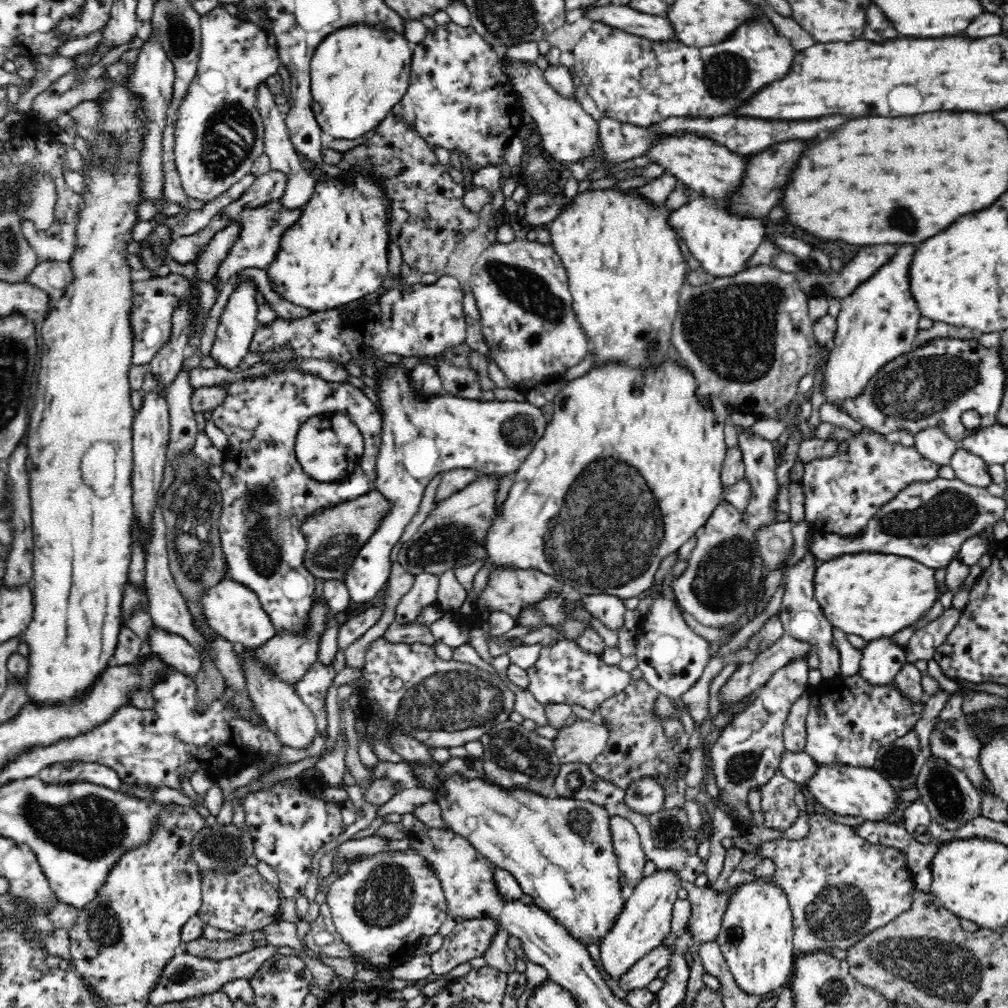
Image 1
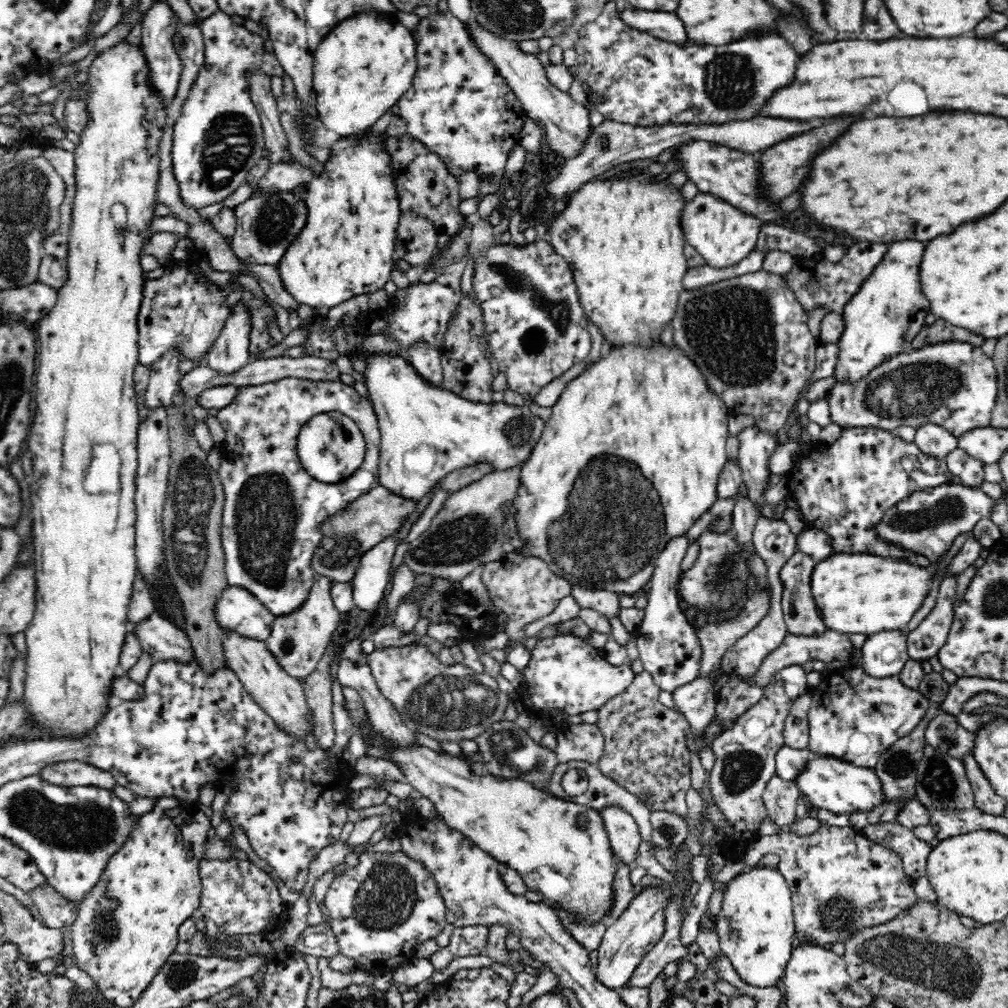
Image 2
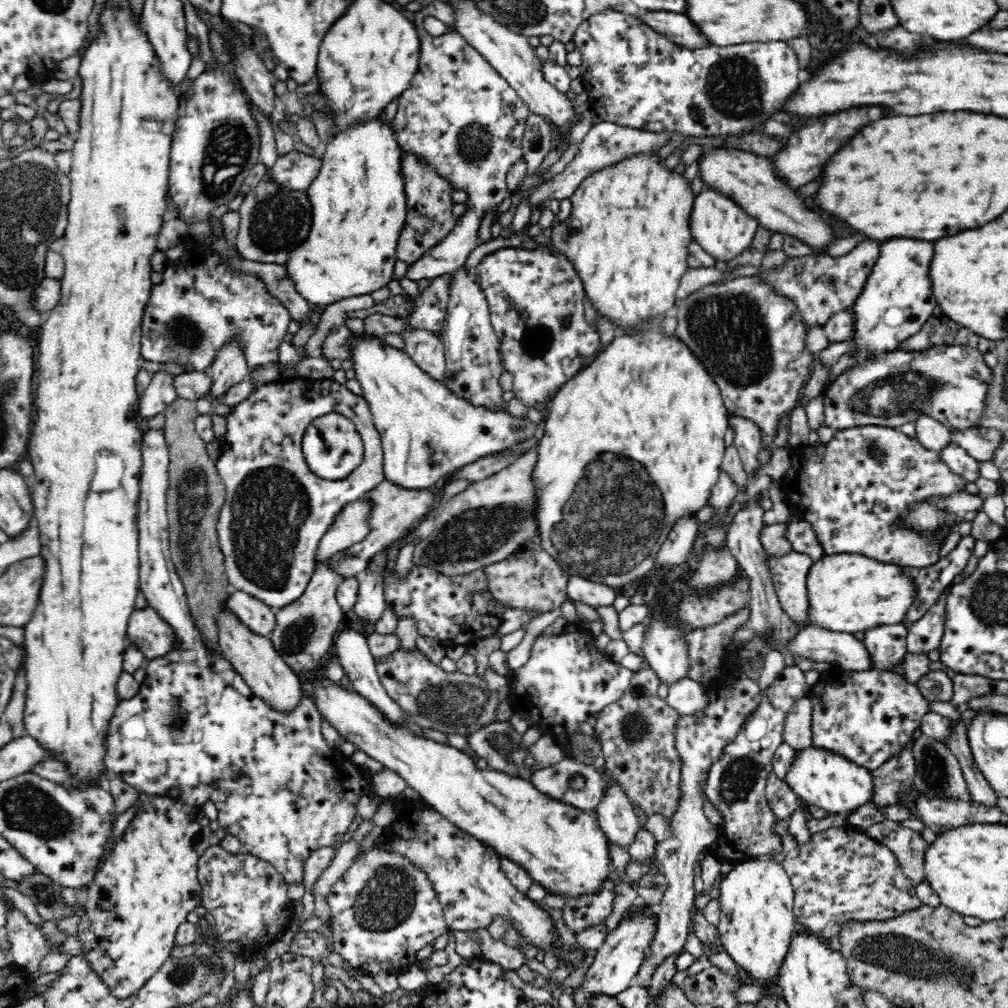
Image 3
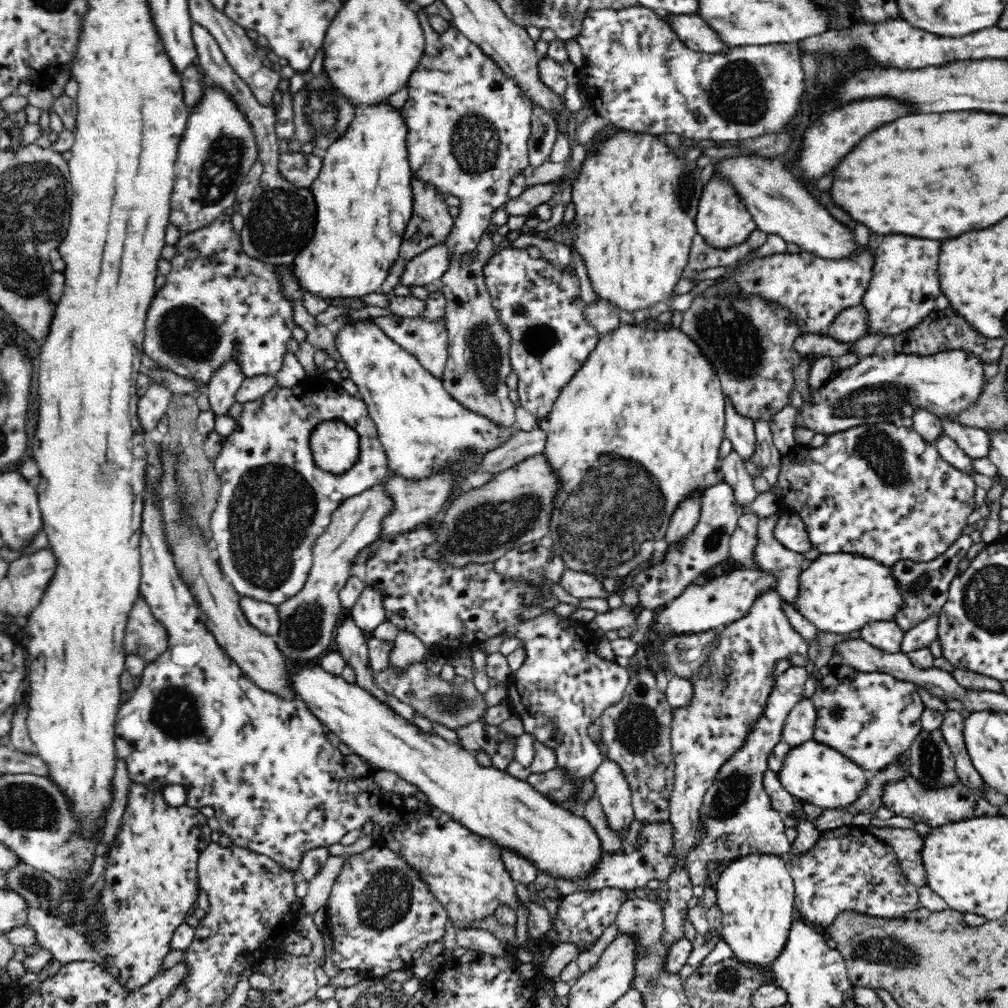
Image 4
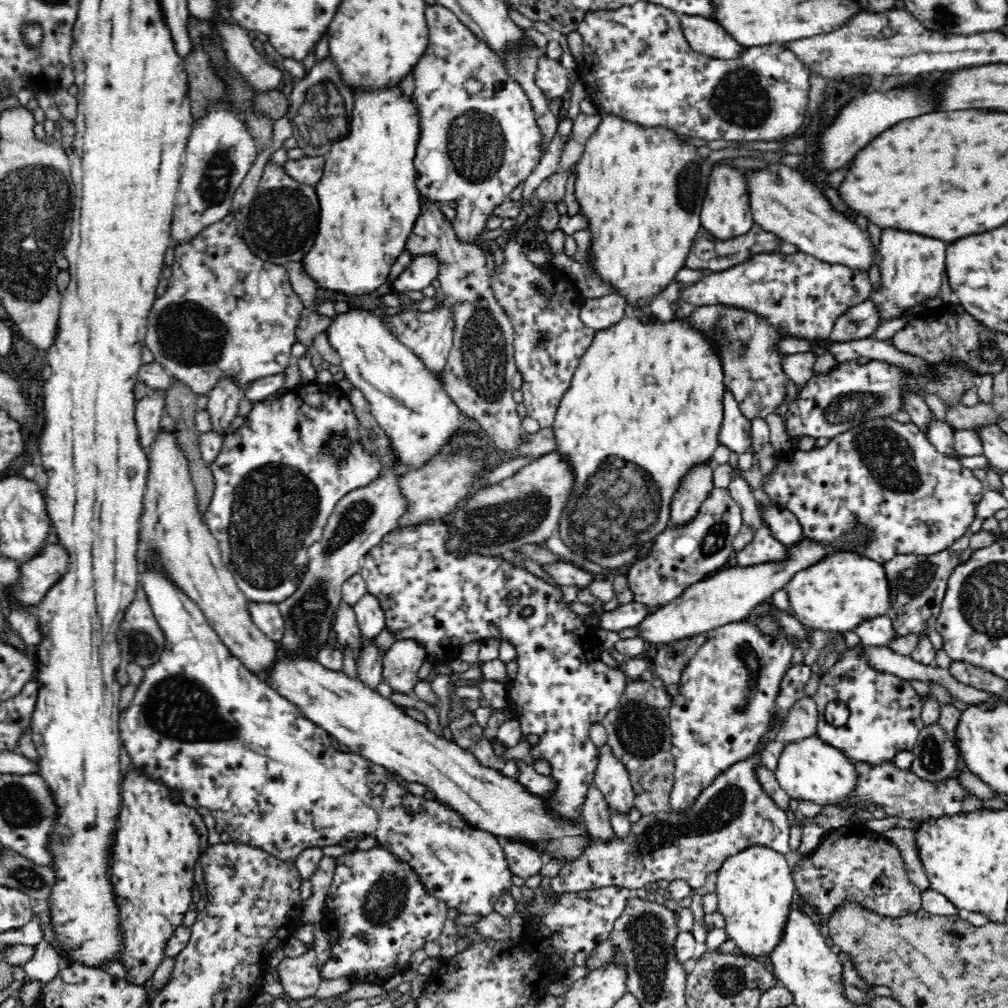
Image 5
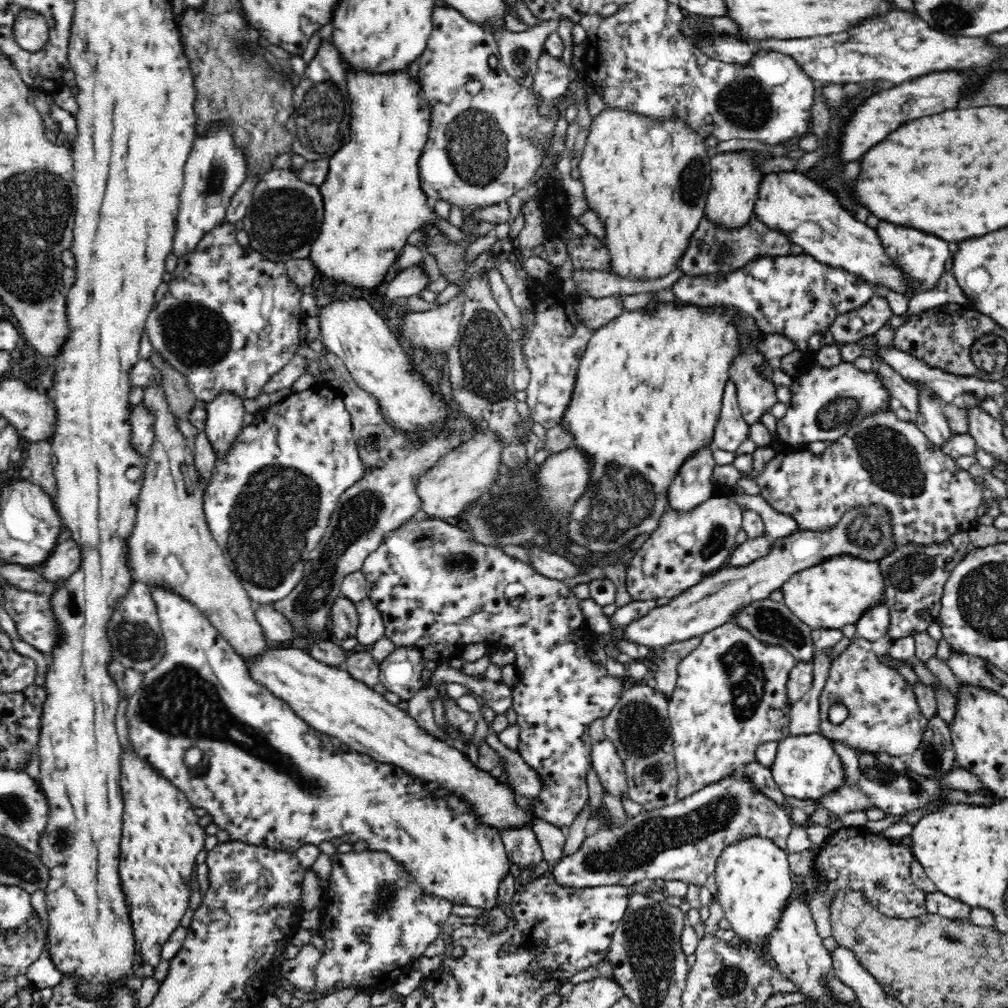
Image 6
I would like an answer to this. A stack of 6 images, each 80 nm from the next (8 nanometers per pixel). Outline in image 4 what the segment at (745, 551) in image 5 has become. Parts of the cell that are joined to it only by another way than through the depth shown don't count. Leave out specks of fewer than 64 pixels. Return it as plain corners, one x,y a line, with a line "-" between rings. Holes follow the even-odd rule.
779,505
776,512
759,520
758,544
754,556
758,566
776,579
774,589
782,602
799,612
797,600
800,594
800,575
806,568
808,556
788,550
772,535
779,518
786,510

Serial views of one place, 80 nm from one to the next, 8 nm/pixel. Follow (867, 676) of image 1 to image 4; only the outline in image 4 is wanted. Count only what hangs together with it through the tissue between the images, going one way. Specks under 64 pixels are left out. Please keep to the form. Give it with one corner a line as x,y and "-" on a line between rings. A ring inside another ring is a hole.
895,620
878,621
868,623
860,629
860,638
885,654
900,654
904,633

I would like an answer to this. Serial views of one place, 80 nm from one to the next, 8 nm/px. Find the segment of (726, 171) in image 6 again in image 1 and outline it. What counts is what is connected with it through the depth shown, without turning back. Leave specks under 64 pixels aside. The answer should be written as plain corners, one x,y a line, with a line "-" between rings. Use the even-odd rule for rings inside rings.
692,200
670,212
666,222
700,266
714,278
734,276
748,268
747,260
766,238
761,219
736,217
724,208
708,206
704,200

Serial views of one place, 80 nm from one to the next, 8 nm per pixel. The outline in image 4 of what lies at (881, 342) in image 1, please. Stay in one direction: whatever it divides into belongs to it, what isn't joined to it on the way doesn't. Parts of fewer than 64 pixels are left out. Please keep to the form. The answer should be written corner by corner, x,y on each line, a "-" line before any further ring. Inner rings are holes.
888,234
881,238
875,252
875,263
872,269
872,278
868,282
868,288
863,294
861,306
866,310
866,335
882,335
882,338
894,338
896,335
913,329
922,322
926,315
936,310
935,304
940,292
938,281
938,254
940,254
940,242
930,242
924,238
906,238
902,234

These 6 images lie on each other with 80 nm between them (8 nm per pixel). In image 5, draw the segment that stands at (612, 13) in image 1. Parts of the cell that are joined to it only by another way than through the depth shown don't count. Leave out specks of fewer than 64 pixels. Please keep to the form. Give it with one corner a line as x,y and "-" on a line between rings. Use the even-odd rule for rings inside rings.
682,13
678,15
678,21
690,49
700,54
730,60
738,58
745,48
714,20

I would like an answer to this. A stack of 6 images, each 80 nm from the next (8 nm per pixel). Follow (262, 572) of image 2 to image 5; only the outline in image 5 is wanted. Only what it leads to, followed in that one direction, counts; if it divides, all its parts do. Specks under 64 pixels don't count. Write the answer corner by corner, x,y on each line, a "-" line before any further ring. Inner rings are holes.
316,378
312,382
300,383
293,389
286,390
282,394
270,394
270,396
261,401
253,402
251,409
244,417
244,424
232,434
226,436
222,450
220,450
216,459
209,463
209,465
215,478
215,491
210,506
205,512
205,523
212,536
218,541
222,563
232,573
238,589
246,595
249,601
270,602
275,605
290,598
290,595
294,594
294,591
300,586
302,577
305,576
306,571
309,569
309,548
316,540
322,538
328,517
334,512
338,501
349,492
357,488
362,488
363,486
368,486
383,471
381,458
373,452
366,451
362,447
362,443
360,443
359,420
354,412
354,407
350,399
347,397
347,393
342,391
338,386
320,383
-
343,431
352,439
352,450
350,450
349,455
343,461
342,459
332,459
330,455
324,453
325,448
323,447
331,438
330,434
336,434
336,432
342,434

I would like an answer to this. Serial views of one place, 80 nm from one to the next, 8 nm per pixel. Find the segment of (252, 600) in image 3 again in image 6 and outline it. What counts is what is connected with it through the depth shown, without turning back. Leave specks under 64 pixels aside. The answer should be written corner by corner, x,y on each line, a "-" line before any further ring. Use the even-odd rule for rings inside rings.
256,604
254,606
254,616
262,627
265,638
270,643
280,645
292,639
295,634
292,632
292,625
286,620
286,617
280,614
280,611
271,608
271,605

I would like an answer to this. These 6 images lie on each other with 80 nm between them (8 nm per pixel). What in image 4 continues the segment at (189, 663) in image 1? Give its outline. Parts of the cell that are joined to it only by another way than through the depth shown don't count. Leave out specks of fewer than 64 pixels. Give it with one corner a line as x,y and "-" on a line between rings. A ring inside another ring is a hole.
138,597
126,625
124,648
126,655
136,654
148,664
154,663
168,651
168,633
164,625
153,615
144,597

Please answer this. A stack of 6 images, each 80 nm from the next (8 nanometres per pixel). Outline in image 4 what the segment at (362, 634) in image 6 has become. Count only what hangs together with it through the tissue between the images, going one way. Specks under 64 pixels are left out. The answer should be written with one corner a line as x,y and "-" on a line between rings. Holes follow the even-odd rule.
365,584
355,605
349,609
350,617
366,633
371,633
386,620
383,598
375,586

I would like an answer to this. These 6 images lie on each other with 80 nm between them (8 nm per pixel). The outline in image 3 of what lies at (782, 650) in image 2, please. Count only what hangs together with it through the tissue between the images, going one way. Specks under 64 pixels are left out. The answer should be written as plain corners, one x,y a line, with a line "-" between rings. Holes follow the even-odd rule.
818,625
800,629
796,636
790,638
785,648
790,651
794,661
810,659
852,671
873,668
863,642
859,642
854,635
826,630

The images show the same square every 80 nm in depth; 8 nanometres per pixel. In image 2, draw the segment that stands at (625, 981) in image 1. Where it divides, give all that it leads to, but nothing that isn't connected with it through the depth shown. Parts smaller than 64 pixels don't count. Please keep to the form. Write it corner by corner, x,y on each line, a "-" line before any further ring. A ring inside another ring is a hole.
672,896
665,910
666,932
656,946
653,946
640,960
640,964
634,968
632,976
624,986
649,988
667,964
678,958
687,958
688,949
680,942
680,928
683,920
678,908
683,900
684,897

